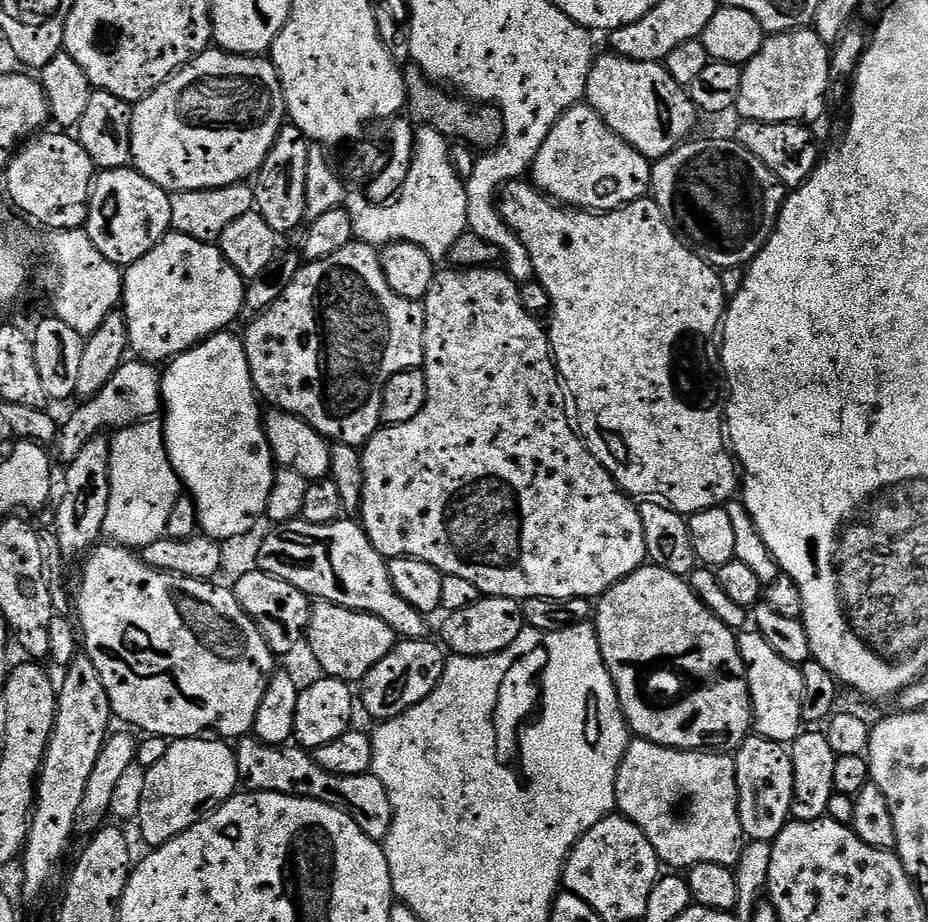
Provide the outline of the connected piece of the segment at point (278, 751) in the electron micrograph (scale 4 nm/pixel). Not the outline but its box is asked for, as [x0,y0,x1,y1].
[234,734,392,842]

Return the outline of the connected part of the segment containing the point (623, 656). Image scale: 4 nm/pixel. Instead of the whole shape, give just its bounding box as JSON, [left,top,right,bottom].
[594,566,753,754]

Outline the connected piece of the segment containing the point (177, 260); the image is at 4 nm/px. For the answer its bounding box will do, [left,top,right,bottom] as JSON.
[122,231,245,362]

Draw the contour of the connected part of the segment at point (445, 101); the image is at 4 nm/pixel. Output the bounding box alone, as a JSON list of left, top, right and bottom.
[403,63,504,154]

